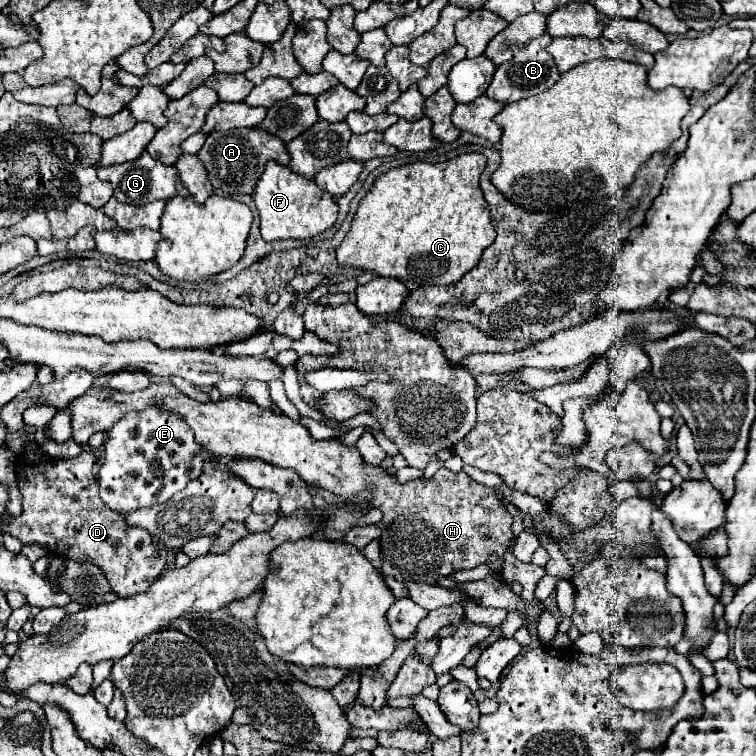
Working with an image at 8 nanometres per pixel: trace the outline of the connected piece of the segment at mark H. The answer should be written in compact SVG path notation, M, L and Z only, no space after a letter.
M159 380L153 382L149 388L139 390L139 392L115 392L111 388L101 388L95 390L91 388L87 394L81 398L73 400L67 408L73 414L73 440L77 444L85 444L91 434L95 432L107 432L113 428L121 416L125 416L129 410L145 410L151 404L163 404L169 410L175 410L177 414L183 416L183 420L189 424L193 430L197 442L215 454L221 454L225 458L241 456L241 458L259 458L265 460L273 466L279 468L293 468L301 480L305 480L311 486L325 488L333 492L335 496L343 498L345 502L369 502L373 508L383 512L383 518L379 522L379 546L381 546L381 572L385 576L393 576L399 582L413 580L413 582L425 582L425 584L437 584L439 578L451 576L459 570L471 570L477 568L479 564L487 564L489 556L497 556L495 564L491 564L491 572L501 572L503 568L503 558L507 550L511 548L513 532L511 532L511 514L501 502L501 498L495 494L493 488L481 486L473 482L465 472L451 472L447 468L441 468L435 472L433 478L423 478L423 480L411 480L411 482L397 482L395 476L391 476L387 470L381 466L371 466L365 464L361 454L357 452L355 446L345 446L341 440L313 440L307 428L303 428L299 422L287 418L287 416L277 416L265 408L259 408L257 404L245 402L243 398L221 398L219 402L197 402L193 398L187 398L181 394L171 382Z

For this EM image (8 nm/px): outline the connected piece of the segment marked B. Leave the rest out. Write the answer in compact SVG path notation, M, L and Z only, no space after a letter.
M543 34L535 40L531 40L529 44L525 44L523 48L519 48L513 54L513 60L497 66L497 72L493 74L493 82L487 88L487 96L493 98L493 100L499 98L499 102L503 102L503 104L511 104L511 102L517 102L521 98L535 96L535 94L541 94L541 92L549 90L559 80L559 70L555 66L555 60L545 50L551 40L553 38L549 34Z

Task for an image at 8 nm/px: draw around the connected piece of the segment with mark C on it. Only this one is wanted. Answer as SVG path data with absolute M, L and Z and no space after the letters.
M469 152L439 164L415 162L381 174L365 198L359 202L351 230L337 248L337 260L343 266L355 266L379 276L409 280L423 286L455 284L467 274L483 250L495 240L495 228L489 218L489 206L479 188L479 176L487 160L479 152Z

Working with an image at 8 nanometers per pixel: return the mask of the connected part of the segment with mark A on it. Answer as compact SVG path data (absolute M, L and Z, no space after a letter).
M259 126L237 128L237 130L227 130L227 132L213 132L213 134L209 134L207 142L203 144L203 148L197 156L205 164L213 188L219 188L229 196L251 194L269 160L275 160L277 164L283 164L283 166L289 164L289 154L287 154L285 142L277 140L277 136L265 132Z

